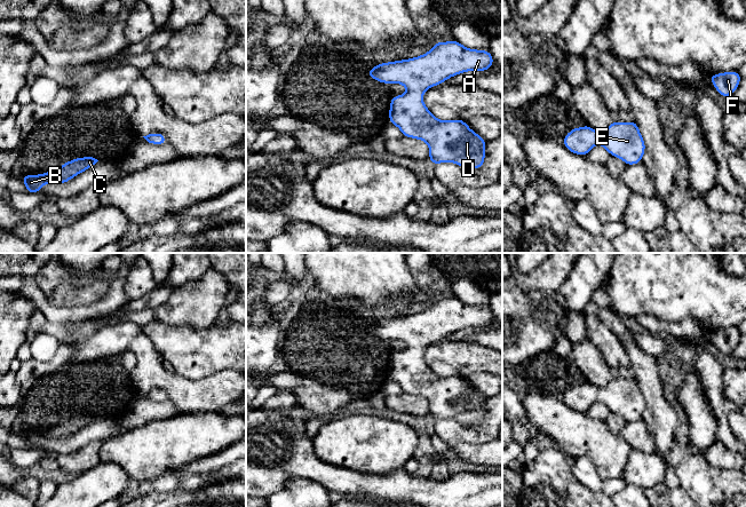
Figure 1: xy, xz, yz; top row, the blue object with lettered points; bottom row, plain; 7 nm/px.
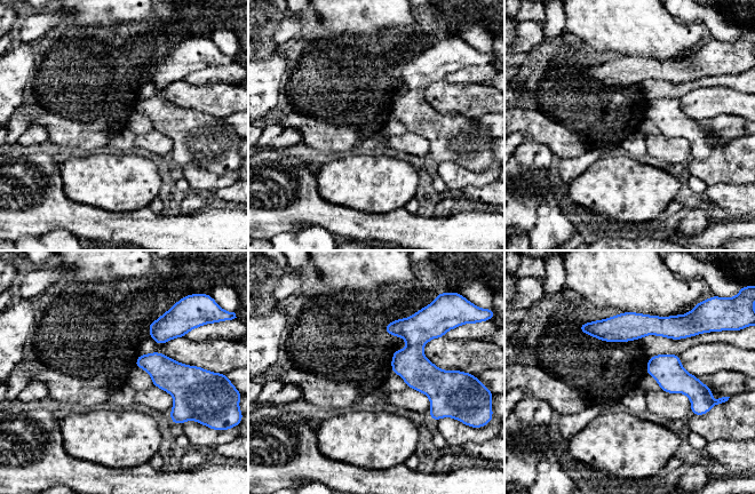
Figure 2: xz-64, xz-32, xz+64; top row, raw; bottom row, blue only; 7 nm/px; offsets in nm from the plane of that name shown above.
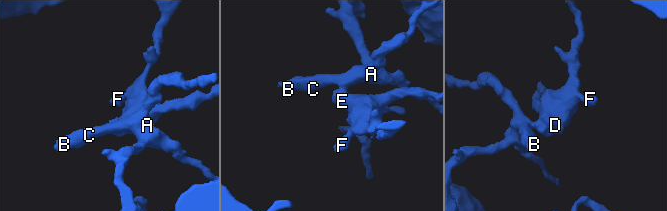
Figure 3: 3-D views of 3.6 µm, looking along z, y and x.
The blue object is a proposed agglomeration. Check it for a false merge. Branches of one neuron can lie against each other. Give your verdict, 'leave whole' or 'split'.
leave whole

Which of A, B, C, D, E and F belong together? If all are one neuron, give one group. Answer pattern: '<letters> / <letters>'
A B C D E F

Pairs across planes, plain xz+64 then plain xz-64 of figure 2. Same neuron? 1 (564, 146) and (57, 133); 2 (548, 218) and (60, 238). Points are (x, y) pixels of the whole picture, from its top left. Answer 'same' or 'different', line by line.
1: same
2: same

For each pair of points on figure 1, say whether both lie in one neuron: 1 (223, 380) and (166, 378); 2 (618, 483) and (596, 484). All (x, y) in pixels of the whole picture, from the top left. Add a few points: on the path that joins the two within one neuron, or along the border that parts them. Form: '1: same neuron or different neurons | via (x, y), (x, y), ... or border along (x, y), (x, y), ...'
1: same neuron | via (209, 388), (180, 388)
2: different neurons | border along (604, 481), (601, 491)

